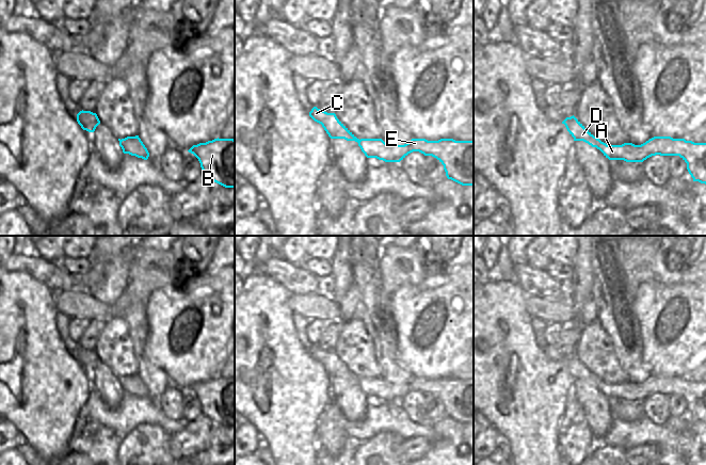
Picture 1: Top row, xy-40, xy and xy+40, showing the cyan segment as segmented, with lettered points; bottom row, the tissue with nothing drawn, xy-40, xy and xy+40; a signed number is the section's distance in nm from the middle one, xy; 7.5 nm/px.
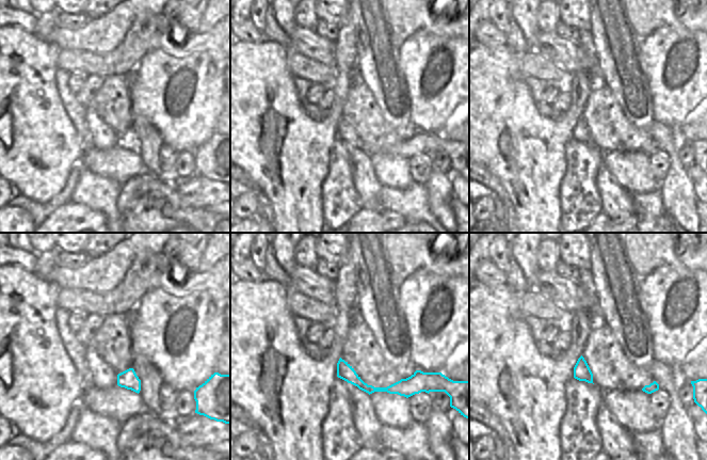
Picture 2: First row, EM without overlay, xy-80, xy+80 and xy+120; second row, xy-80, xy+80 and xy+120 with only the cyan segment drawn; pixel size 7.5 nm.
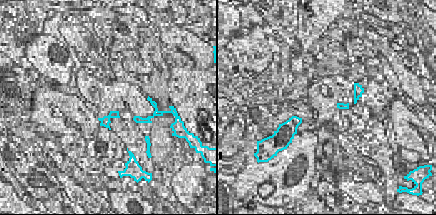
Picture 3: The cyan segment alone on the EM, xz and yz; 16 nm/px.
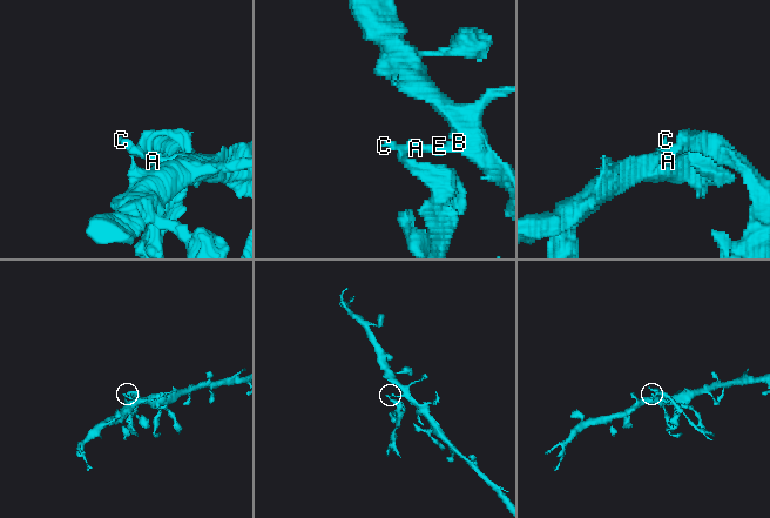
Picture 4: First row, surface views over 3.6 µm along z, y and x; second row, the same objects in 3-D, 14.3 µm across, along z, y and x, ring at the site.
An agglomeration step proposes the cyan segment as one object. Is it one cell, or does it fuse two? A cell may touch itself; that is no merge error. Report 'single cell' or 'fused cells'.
fused cells

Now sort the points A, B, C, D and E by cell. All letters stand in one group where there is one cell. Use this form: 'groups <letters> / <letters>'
groups A B E / C D

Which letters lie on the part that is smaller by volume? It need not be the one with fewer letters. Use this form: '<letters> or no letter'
C, D

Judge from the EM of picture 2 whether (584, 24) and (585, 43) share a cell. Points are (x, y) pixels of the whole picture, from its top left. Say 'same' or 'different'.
different

